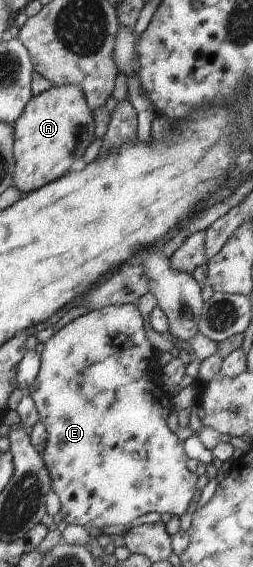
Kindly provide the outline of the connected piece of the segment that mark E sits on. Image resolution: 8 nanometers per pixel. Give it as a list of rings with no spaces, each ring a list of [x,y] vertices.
[[[137,304],[121,306],[108,306],[101,310],[89,311],[87,314],[65,325],[44,343],[44,350],[40,355],[40,369],[36,379],[28,386],[26,393],[33,398],[39,421],[47,430],[47,446],[41,453],[41,459],[49,472],[51,488],[61,501],[60,516],[68,525],[78,525],[97,533],[104,526],[126,525],[135,519],[157,512],[177,515],[179,518],[187,513],[187,509],[194,494],[196,494],[196,481],[198,477],[187,468],[189,458],[184,452],[184,442],[179,440],[175,432],[167,426],[167,419],[172,414],[172,403],[163,397],[162,367],[158,361],[158,352],[152,347],[145,335],[143,316]]]

